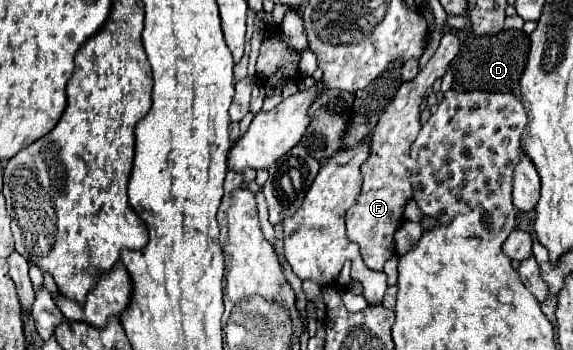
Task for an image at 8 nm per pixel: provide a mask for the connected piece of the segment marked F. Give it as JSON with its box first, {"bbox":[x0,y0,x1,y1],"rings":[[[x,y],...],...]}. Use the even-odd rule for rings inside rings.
{"bbox":[347,32,459,272],"rings":[[[447,32],[441,38],[441,44],[433,58],[425,64],[425,68],[409,82],[403,82],[397,94],[393,96],[391,104],[381,114],[375,130],[373,130],[373,144],[371,156],[361,166],[363,186],[357,202],[347,210],[347,236],[355,244],[359,244],[361,258],[367,268],[381,272],[383,264],[395,254],[395,240],[393,234],[403,222],[403,208],[411,198],[411,168],[413,160],[409,158],[409,148],[417,138],[421,124],[419,124],[419,104],[423,102],[423,92],[431,88],[435,78],[441,78],[441,72],[447,72],[449,62],[459,52],[459,38],[453,32]]]}

